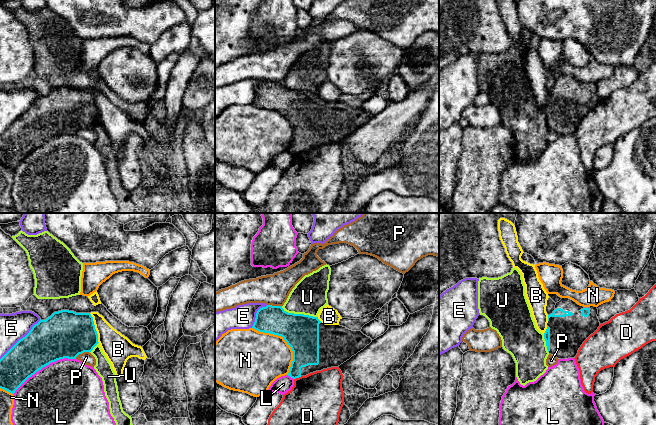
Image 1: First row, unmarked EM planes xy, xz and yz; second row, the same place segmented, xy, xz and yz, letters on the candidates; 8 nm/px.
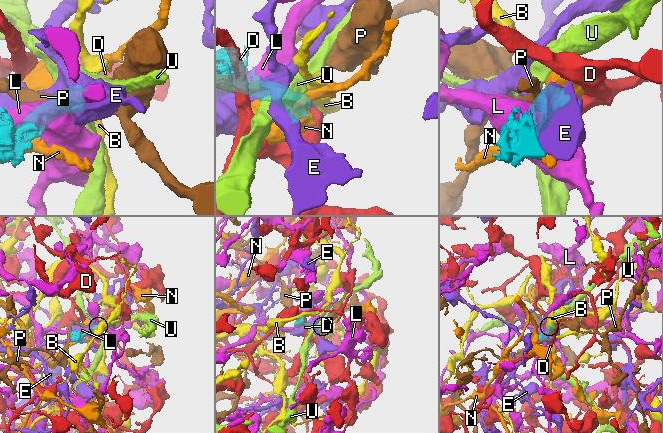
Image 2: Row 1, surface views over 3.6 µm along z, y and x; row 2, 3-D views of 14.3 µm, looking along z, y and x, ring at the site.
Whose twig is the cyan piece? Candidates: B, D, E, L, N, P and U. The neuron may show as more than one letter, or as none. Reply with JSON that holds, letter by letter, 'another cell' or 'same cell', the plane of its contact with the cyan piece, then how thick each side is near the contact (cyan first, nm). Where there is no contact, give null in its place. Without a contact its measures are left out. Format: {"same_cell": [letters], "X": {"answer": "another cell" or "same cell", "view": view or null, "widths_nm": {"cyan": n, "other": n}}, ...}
{"same_cell": [], "B": {"answer": "another cell", "view": "xy", "widths_nm": {"cyan": 380, "other": 220}}, "D": {"answer": "another cell", "view": "xz", "widths_nm": {"cyan": 220, "other": 440}}, "E": {"answer": "another cell", "view": "xy", "widths_nm": {"cyan": 340, "other": 220}}, "L": {"answer": "another cell", "view": "xy", "widths_nm": {"cyan": 340, "other": 480}}, "N": {"answer": "another cell", "view": "xz", "widths_nm": {"cyan": 280, "other": 420}}, "P": {"answer": "another cell", "view": "xy", "widths_nm": {"cyan": 380, "other": 90}}, "U": {"answer": "another cell", "view": "xz", "widths_nm": {"cyan": 280, "other": 280}}}

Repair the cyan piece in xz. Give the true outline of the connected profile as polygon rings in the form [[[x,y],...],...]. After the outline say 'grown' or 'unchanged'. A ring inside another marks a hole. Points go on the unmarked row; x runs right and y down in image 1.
[[[282,82],[260,84],[252,104],[284,114],[293,127],[288,149],[293,155],[338,143],[372,118],[361,107],[325,101],[318,93],[288,89]]] | grown

